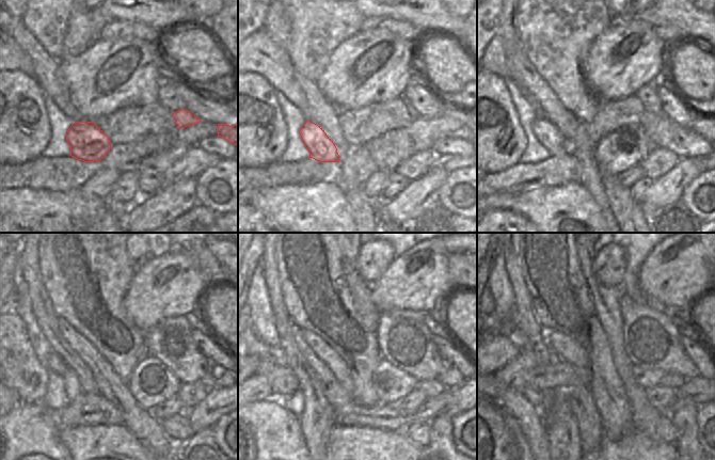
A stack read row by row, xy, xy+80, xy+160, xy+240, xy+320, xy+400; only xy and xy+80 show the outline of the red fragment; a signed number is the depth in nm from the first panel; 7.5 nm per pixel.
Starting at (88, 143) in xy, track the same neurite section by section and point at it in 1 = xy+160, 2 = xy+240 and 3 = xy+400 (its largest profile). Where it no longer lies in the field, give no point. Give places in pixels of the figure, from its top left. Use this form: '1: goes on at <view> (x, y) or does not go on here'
1: goes on at xy+160 (546, 132)
2: goes on at xy+240 (56, 364)
3: goes on at xy+400 (498, 351)

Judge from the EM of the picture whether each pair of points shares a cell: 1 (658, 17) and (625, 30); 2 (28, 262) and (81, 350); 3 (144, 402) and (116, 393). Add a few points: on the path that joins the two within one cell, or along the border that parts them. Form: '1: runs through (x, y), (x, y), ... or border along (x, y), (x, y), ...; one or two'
1: border along (642, 20), (645, 22); two
2: border along (57, 318), (59, 331), (66, 342); two
3: border along (125, 382), (133, 400), (146, 412); two

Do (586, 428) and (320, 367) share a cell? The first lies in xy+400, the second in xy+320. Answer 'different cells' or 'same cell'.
same cell

